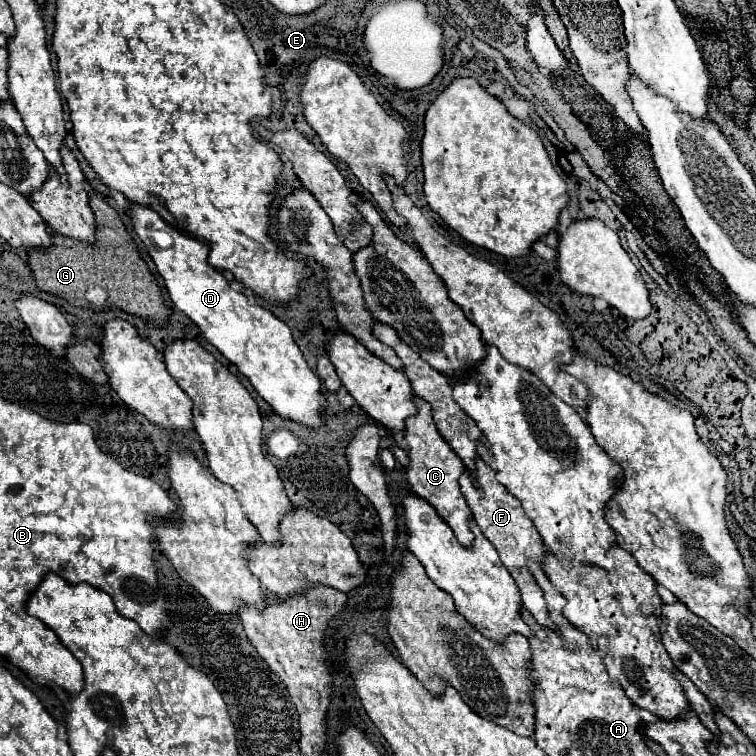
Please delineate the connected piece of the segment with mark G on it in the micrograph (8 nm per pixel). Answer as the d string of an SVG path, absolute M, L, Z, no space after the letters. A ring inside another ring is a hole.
M89 190L89 194L91 194L89 204L97 220L95 246L85 246L85 242L77 242L61 234L53 234L53 246L49 250L45 252L31 250L29 254L29 266L35 276L37 288L47 294L61 296L73 306L89 308L85 294L89 288L97 286L107 292L113 308L119 308L143 320L155 320L157 326L165 326L171 310L165 306L161 288L157 286L145 260L137 252L137 244L127 234L119 214L95 190Z

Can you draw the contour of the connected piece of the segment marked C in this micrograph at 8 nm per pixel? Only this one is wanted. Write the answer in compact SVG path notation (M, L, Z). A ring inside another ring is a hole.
M415 398L415 402L419 408L419 414L413 418L407 418L407 434L403 436L403 440L409 446L409 458L411 458L411 464L407 468L407 482L411 484L411 490L419 498L427 500L435 508L435 512L451 526L457 540L463 546L471 546L471 542L473 542L473 532L469 530L471 510L461 494L459 482L457 482L459 476L465 472L465 466L457 458L457 454L453 454L453 450L449 450L449 444L443 442L441 434L437 432L437 426L431 416L431 406L417 398Z

